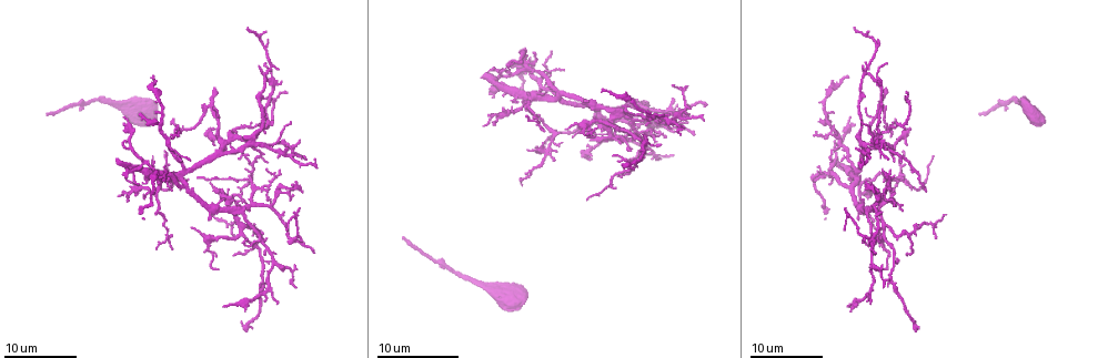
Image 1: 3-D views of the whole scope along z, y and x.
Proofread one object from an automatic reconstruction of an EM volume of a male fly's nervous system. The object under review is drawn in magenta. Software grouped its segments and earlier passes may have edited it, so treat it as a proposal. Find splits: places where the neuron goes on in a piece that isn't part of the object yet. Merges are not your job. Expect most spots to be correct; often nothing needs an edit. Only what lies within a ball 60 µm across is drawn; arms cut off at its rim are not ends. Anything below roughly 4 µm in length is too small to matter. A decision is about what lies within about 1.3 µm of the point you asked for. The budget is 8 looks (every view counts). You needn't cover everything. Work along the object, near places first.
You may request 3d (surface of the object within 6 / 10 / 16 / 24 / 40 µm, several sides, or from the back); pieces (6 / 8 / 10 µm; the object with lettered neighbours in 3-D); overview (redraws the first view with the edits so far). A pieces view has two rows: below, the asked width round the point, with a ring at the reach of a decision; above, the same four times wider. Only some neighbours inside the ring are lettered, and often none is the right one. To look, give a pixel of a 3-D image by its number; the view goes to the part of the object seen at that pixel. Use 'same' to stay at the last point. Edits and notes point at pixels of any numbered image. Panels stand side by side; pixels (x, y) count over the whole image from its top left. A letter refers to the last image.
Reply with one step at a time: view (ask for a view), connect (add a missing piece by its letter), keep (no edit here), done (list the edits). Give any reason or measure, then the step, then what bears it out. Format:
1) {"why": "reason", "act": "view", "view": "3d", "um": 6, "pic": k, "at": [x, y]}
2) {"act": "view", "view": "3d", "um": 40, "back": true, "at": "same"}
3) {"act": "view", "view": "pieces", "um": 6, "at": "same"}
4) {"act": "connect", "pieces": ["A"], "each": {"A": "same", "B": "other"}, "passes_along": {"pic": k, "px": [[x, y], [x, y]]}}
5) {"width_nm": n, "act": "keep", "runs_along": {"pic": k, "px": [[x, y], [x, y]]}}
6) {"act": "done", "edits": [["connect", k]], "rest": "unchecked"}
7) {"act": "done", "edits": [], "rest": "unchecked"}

{"why": "branch stops here", "act": "view", "view": "3d", "um": 16, "pic": 1, "at": [621, 163]}

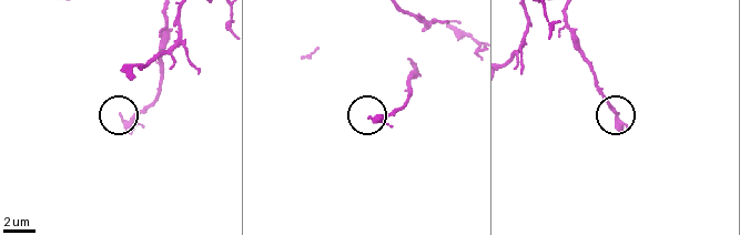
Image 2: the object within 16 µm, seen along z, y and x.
{"act": "view", "view": "pieces", "um": 8, "pic": 2, "at": [120, 116]}

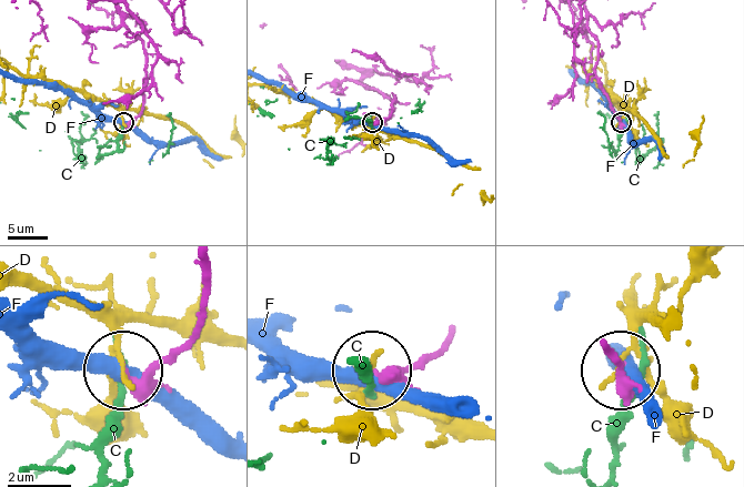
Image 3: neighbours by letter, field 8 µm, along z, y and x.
{"act": "keep", "each": {"C": "other", "D": "other", "F": "other"}, "found": "no lettered piece goes on from it"}

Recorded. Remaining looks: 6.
{"why": "free end", "act": "view", "view": "3d", "um": 16, "pic": 1, "at": [288, 150]}

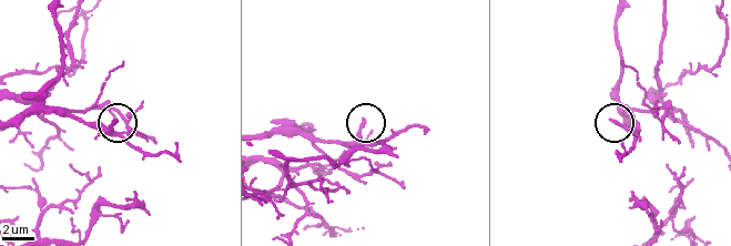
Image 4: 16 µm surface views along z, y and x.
{"why": "see the neighbours", "act": "view", "view": "pieces", "um": 6, "pic": 4, "at": [113, 119]}

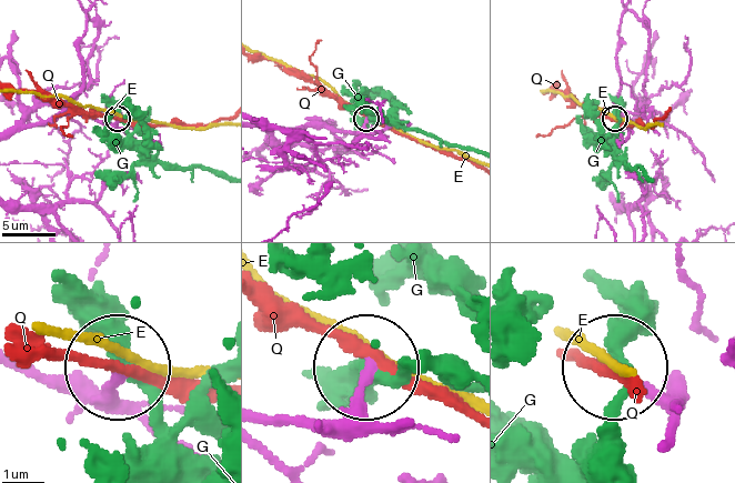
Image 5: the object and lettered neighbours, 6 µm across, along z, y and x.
{"act": "keep", "each": {"E": "other", "G": "other", "Q": "other"}, "found": "no lettered piece goes on from it"}

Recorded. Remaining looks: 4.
{"act": "view", "view": "3d", "um": 16, "pic": 1, "at": [171, 122]}

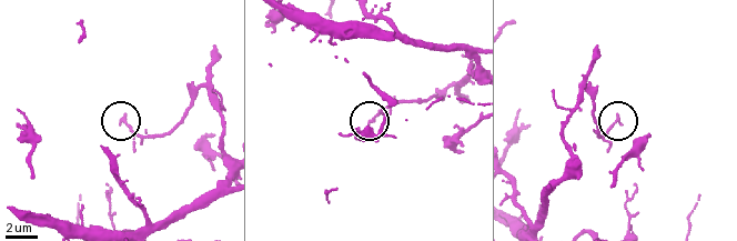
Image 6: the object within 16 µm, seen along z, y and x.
{"act": "view", "view": "pieces", "um": 8, "pic": 6, "at": [616, 117]}

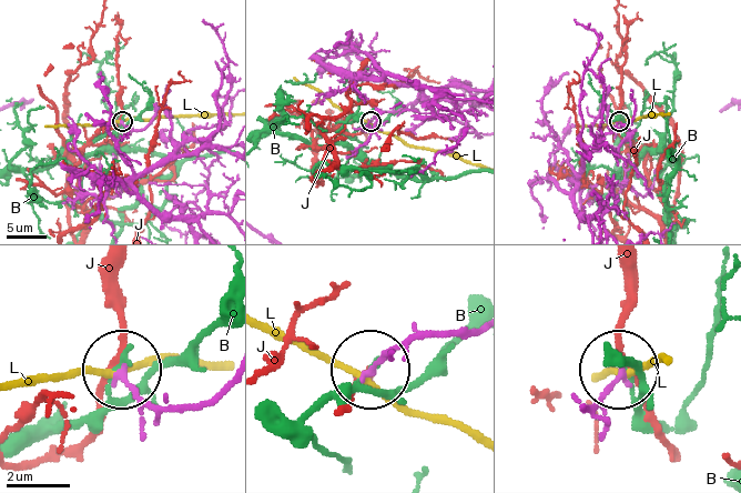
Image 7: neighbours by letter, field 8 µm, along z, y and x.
{"act": "keep", "each": {"B": "other", "J": "other", "L": "other"}, "runs_along": {"pic": 7, "px": [[226, 379], [195, 403], [155, 403], [123, 374]]}, "found": "no lettered piece goes on from it"}

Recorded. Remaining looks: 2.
{"act": "done", "edits": [], "rest": "unchecked"}

